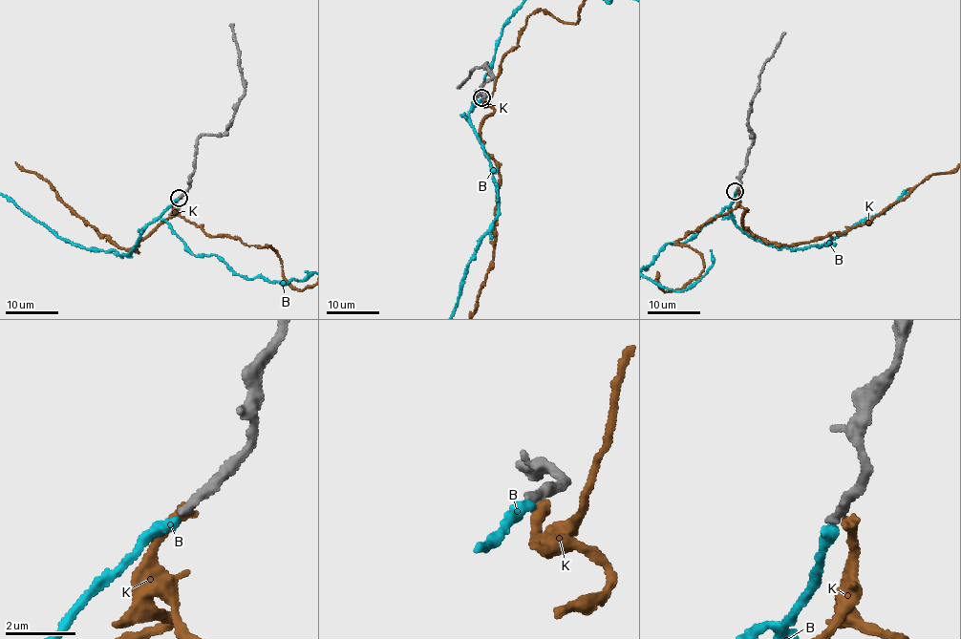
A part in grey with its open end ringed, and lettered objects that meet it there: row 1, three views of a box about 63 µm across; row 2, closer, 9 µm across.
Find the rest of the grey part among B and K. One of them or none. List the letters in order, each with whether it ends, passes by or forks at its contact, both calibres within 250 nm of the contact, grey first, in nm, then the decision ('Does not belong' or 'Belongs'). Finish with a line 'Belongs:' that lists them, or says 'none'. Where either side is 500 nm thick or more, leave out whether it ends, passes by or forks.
B: It ends there. Thickness 260 nm (grey) against 320 nm. Belongs
K: It ends there. Thickness 300 nm (grey) against 320 nm. Does not belong
Belongs: B

